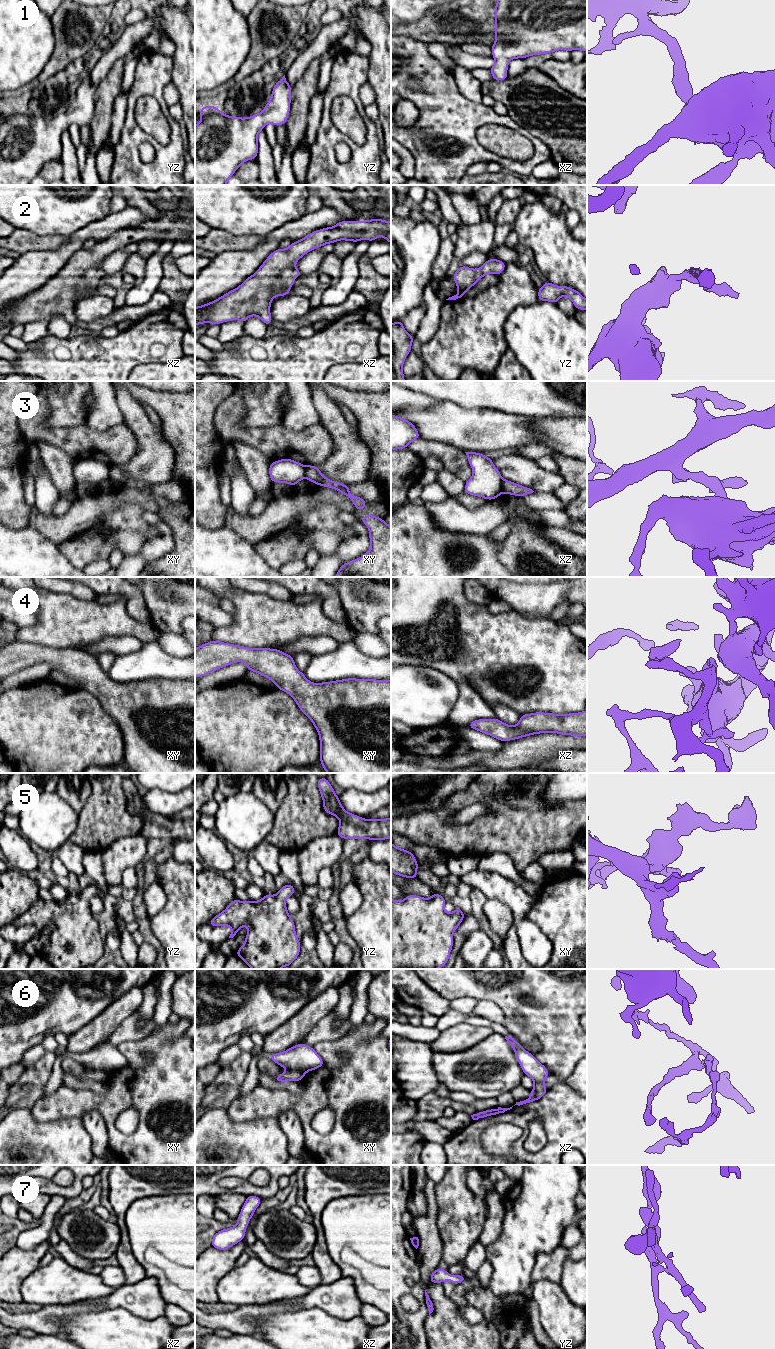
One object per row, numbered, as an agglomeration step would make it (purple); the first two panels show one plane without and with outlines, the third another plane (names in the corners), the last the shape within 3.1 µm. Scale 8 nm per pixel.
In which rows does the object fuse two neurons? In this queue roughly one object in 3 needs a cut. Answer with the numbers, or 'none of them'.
3, 6

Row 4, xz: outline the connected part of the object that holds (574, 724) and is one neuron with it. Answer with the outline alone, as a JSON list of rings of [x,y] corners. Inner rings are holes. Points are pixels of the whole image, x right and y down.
[[[587,710],[568,714],[544,712],[523,714],[515,726],[510,726],[497,718],[477,719],[467,727],[503,742],[540,733],[587,736]]]

